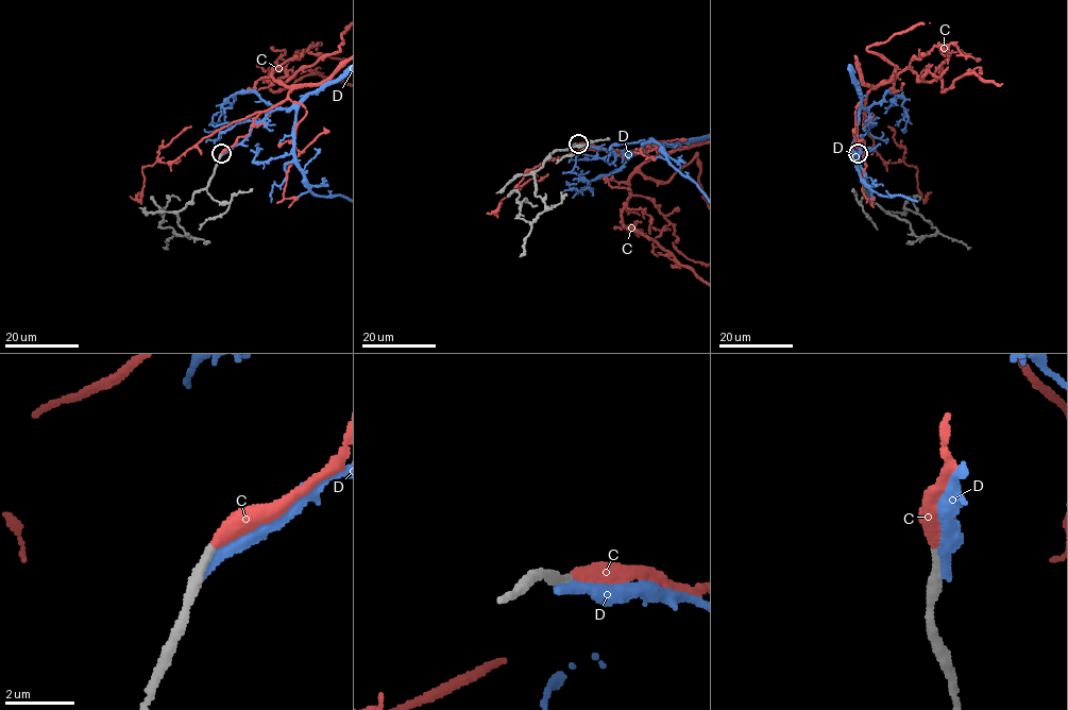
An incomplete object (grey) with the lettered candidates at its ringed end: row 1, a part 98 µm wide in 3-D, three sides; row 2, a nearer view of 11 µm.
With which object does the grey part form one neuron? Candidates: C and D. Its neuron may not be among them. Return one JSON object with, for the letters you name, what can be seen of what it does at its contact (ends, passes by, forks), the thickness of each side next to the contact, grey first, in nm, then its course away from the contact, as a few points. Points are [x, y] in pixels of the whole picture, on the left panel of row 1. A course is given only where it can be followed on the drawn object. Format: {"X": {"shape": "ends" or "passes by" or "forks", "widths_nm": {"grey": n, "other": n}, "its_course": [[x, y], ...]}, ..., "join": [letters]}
{"C": {"shape": "ends", "widths_nm": {"grey": 260, "other": 420}}, "join": ["C"]}

